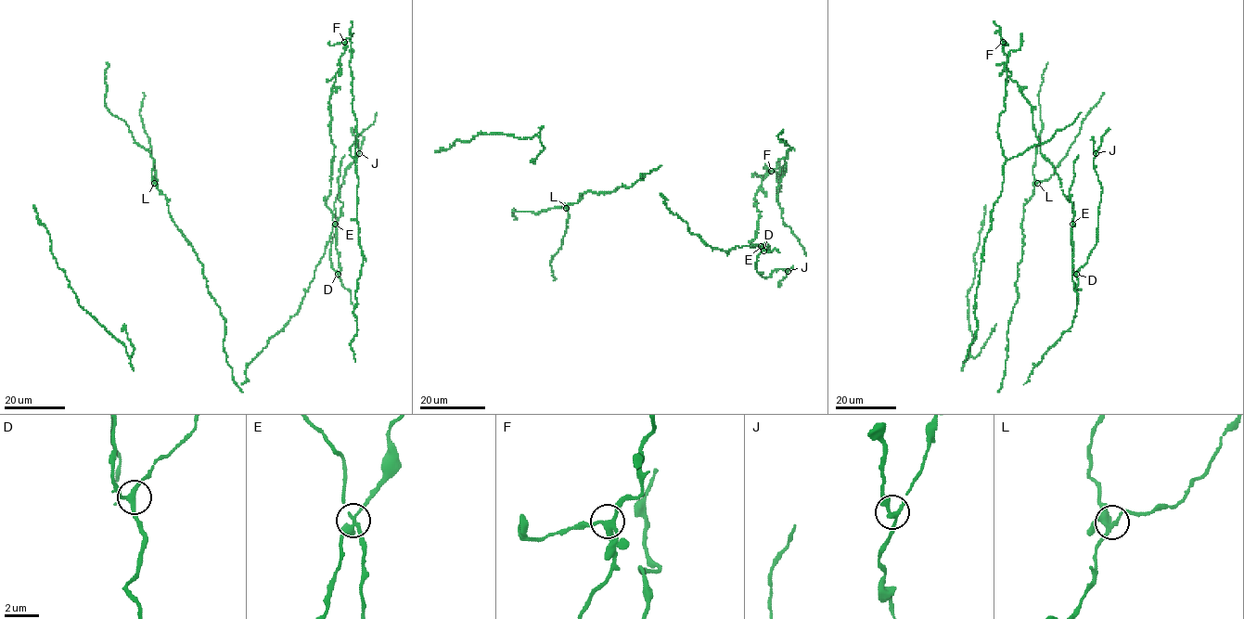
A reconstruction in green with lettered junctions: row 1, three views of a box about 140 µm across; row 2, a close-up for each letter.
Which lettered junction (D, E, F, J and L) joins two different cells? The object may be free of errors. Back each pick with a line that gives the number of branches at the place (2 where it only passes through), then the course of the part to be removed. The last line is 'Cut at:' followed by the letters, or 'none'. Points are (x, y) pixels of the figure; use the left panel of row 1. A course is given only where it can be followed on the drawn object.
E: 4 branches meet; foreign part runs (334, 224), (329, 241), (300, 309), (268, 340), (267, 345), (246, 368), (246, 380), (242, 384)
Cut at: E

